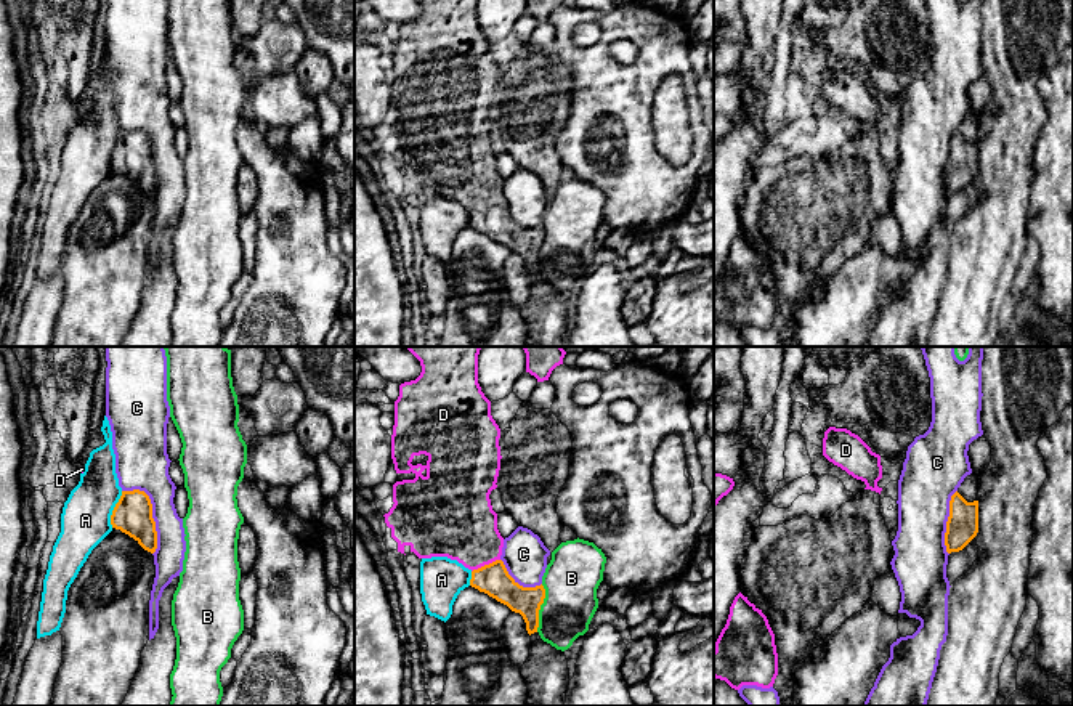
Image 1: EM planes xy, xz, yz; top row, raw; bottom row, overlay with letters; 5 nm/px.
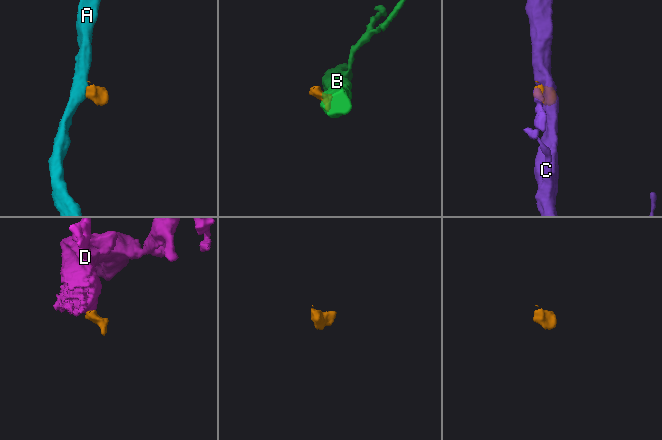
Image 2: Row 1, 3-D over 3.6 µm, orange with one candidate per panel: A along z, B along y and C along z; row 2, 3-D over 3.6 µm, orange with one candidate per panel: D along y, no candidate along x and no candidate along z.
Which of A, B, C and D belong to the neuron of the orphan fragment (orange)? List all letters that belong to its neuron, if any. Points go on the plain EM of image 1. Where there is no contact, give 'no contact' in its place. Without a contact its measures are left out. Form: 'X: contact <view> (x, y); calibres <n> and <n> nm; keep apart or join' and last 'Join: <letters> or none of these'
A: contact xy (114, 150); calibres 190 and 260 nm; keep apart
B: contact xz (539, 249); calibres 150 and 280 nm; keep apart
C: contact xy (151, 153); calibres 190 and 260 nm; keep apart
D: contact xz (485, 206); calibres 160 and 360 nm; join
Join: D

